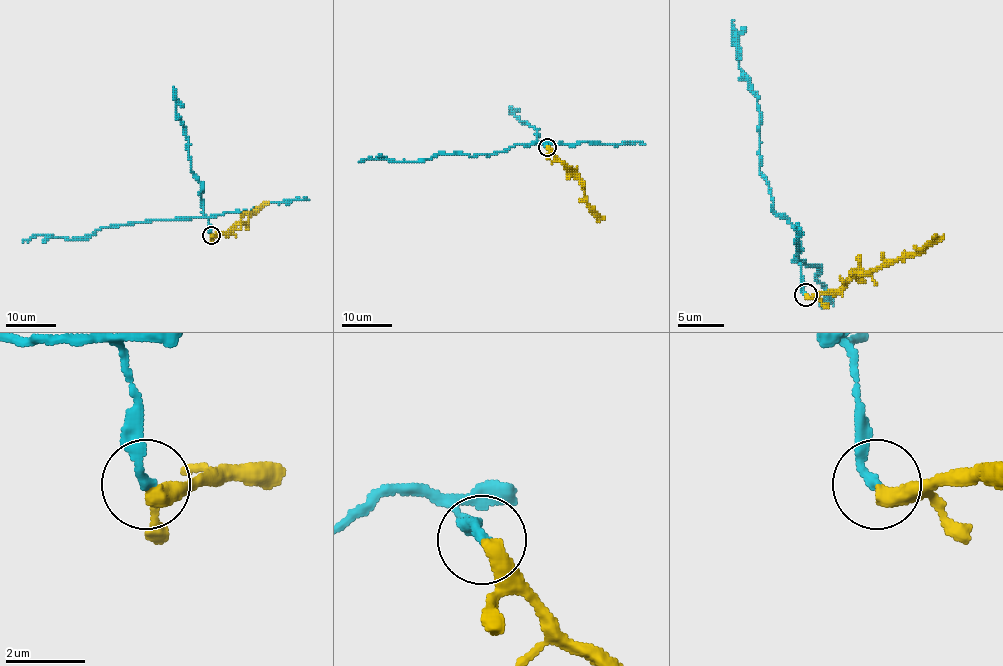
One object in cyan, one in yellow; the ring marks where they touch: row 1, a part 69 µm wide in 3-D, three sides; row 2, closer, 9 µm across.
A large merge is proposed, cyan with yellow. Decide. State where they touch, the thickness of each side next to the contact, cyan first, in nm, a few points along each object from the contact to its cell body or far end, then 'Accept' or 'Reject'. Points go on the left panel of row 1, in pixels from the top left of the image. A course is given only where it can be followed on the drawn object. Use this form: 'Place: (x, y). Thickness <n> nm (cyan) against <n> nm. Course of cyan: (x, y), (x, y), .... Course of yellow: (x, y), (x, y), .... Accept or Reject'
Place: (211, 235). Thickness 240 nm (cyan) against 420 nm. Course of cyan: (211, 235), (209, 220), (192, 216), (102, 226), (82, 238), (64, 239), (34, 234), (22, 241). Course of yellow: (211, 236), (224, 235), (244, 224), (269, 204). Reject

